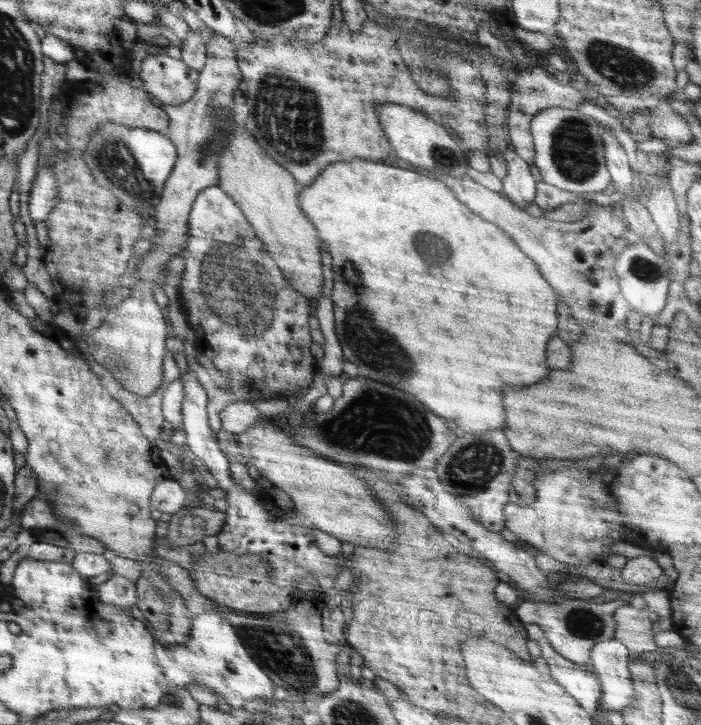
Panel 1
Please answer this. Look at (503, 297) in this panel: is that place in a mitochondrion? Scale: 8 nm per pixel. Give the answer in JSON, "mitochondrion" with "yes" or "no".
{"mitochondrion":"no"}

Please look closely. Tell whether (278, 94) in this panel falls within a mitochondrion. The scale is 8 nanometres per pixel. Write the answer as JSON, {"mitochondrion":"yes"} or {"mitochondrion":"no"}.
{"mitochondrion":"yes"}

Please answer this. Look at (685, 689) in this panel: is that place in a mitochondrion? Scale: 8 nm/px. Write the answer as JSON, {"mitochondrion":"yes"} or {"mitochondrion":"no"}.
{"mitochondrion":"yes"}

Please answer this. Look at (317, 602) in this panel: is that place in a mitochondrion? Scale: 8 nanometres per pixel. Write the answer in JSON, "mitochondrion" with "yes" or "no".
{"mitochondrion":"no"}

